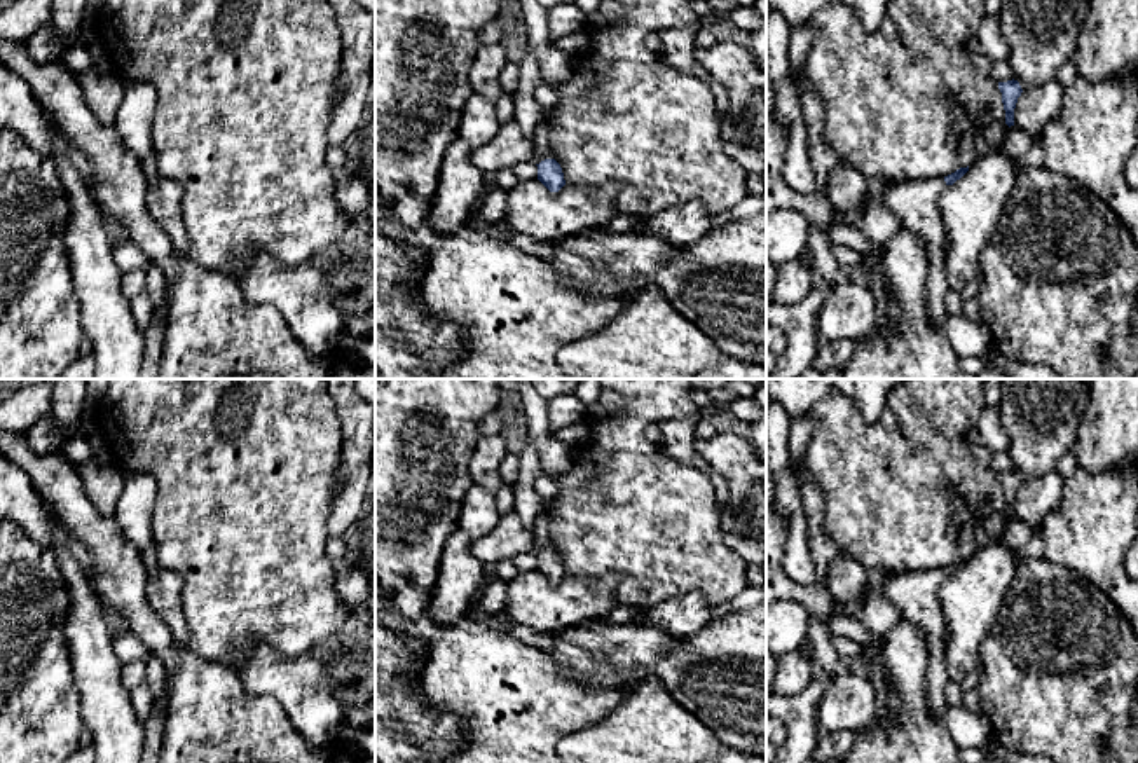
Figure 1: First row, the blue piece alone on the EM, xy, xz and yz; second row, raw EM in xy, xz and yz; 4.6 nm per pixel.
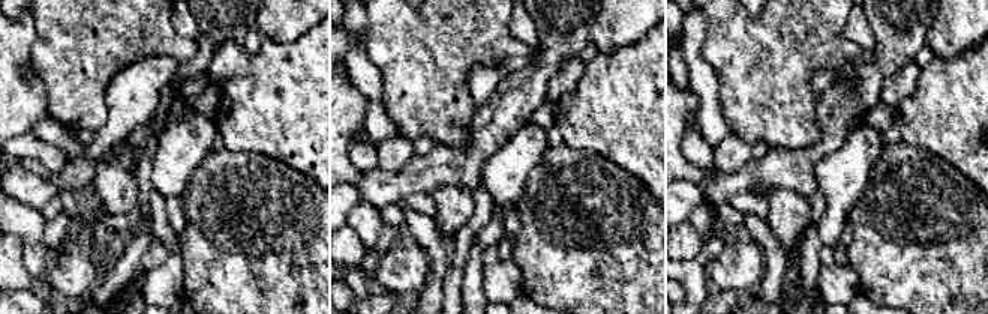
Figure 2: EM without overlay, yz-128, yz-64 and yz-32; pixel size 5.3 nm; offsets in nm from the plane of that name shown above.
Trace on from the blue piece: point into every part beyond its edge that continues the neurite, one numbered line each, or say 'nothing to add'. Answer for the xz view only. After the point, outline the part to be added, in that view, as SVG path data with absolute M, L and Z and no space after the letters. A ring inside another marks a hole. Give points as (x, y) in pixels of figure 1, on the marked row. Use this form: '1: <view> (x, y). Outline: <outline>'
1: xz (541, 151). Outline: M545 108L543 120L538 126L536 134L534 134L534 150L532 150L532 159L531 159L534 164L539 164L545 159L555 159L552 145L550 145L548 122L550 122L550 108Z

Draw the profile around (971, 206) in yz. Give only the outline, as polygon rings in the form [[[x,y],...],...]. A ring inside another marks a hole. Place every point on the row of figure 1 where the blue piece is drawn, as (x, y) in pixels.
[[[993,152],[946,187],[941,210],[948,237],[944,276],[951,292],[962,292],[979,274],[979,255],[997,229],[1018,168],[1005,152]]]

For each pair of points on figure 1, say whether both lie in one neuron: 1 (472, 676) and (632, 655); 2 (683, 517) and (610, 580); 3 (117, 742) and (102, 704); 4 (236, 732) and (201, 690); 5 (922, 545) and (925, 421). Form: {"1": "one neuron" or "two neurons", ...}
{"1": "two neurons", "2": "two neurons", "3": "one neuron", "4": "one neuron", "5": "one neuron"}

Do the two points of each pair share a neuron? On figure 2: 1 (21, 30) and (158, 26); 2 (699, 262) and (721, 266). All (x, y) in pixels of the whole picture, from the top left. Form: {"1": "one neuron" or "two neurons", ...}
{"1": "two neurons", "2": "two neurons"}

